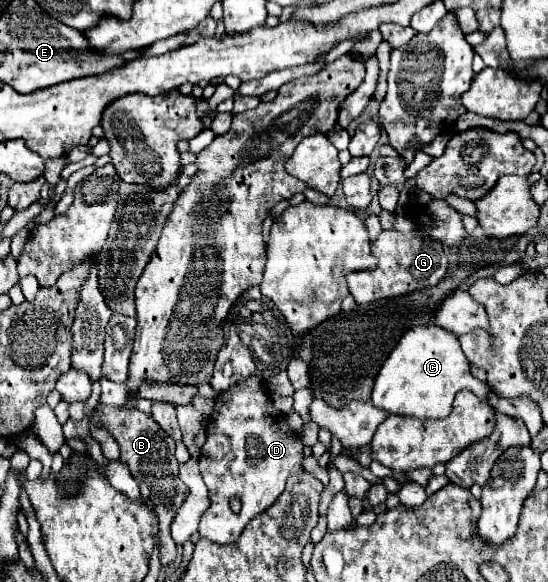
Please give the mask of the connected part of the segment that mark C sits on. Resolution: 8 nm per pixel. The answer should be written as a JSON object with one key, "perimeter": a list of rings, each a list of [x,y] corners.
{"perimeter":[[[426,325],[410,329],[384,361],[372,391],[372,403],[392,415],[438,419],[448,417],[452,401],[458,391],[468,389],[480,398],[489,394],[489,386],[470,373],[470,363],[464,357],[458,335],[438,327]]]}

